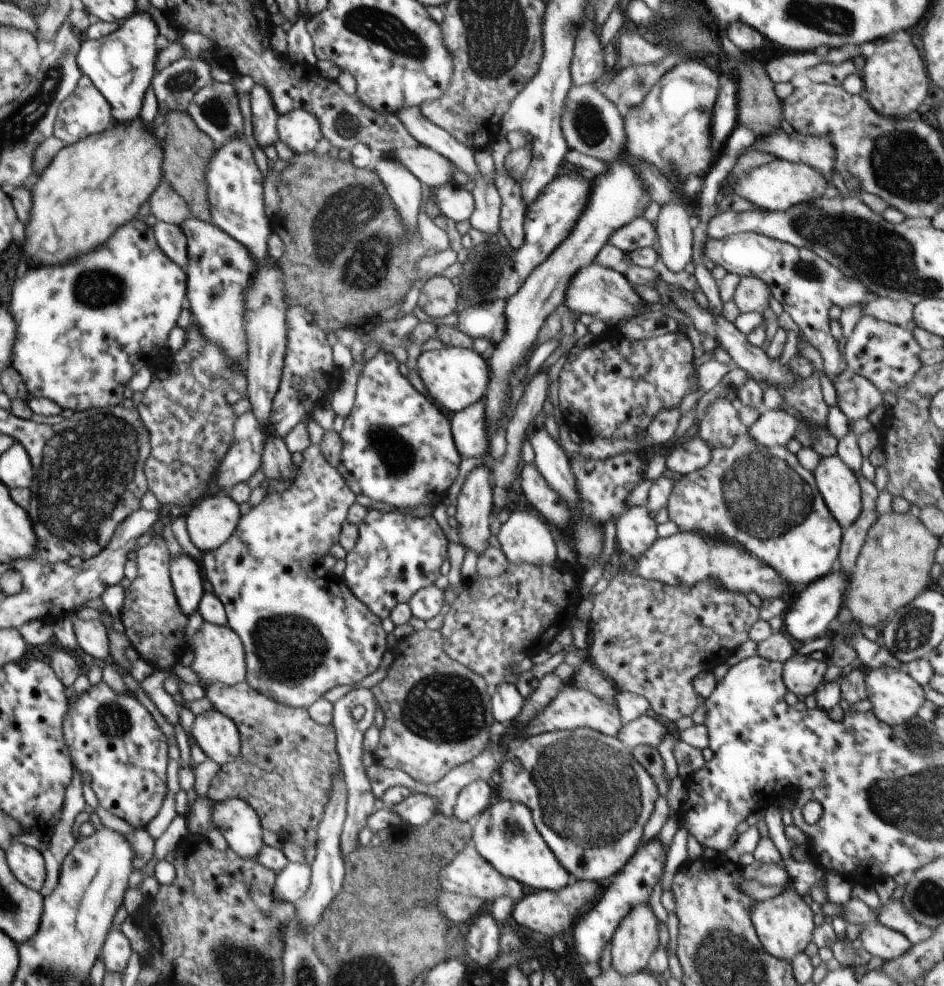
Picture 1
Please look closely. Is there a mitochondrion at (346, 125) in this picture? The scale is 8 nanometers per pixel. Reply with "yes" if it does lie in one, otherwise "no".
yes

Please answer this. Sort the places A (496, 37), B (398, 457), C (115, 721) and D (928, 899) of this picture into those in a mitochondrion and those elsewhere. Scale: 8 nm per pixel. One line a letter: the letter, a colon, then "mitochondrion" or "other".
A: mitochondrion
B: mitochondrion
C: mitochondrion
D: mitochondrion

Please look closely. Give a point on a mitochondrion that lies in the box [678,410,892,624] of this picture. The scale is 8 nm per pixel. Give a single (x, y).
(765, 499)

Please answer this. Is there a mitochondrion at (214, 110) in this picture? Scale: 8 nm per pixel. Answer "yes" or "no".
yes

